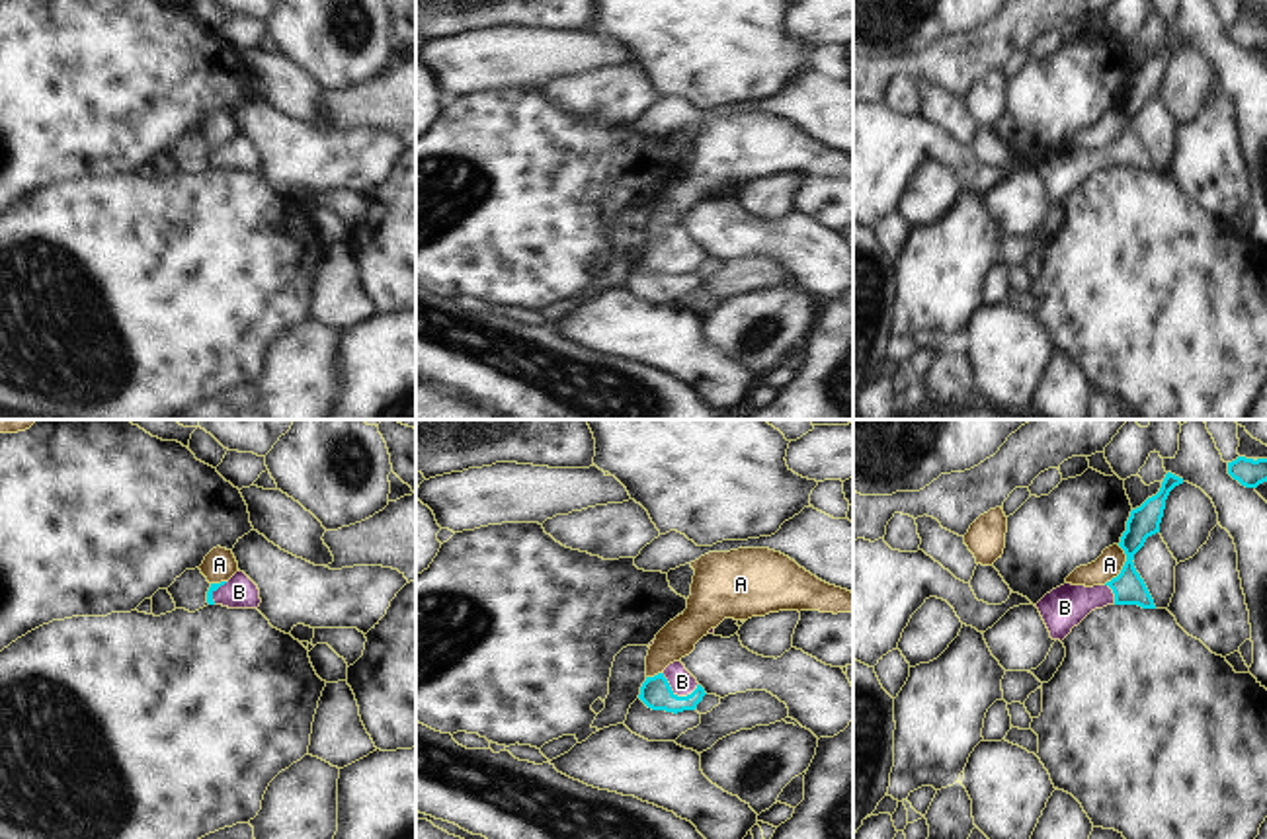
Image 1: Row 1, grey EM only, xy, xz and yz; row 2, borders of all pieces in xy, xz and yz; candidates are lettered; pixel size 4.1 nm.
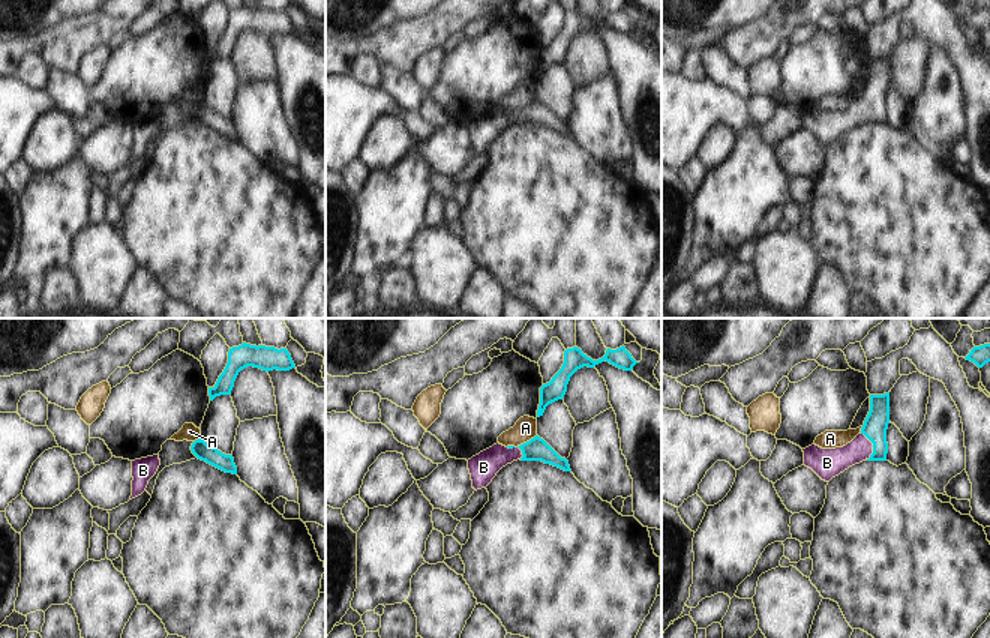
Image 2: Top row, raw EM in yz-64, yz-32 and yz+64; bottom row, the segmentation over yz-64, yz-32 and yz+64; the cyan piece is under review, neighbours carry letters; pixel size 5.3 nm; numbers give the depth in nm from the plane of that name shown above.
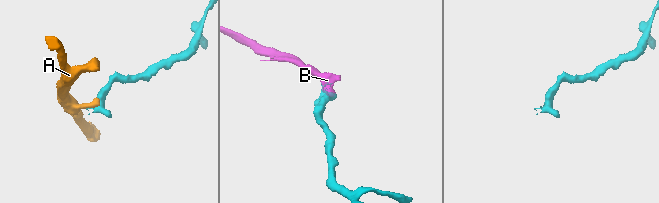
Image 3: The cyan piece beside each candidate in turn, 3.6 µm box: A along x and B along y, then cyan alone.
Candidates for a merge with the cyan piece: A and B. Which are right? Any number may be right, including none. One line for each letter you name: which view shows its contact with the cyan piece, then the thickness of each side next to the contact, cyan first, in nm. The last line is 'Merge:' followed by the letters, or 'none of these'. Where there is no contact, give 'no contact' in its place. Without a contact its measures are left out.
B: xz | 130/100 nm
Merge: B

